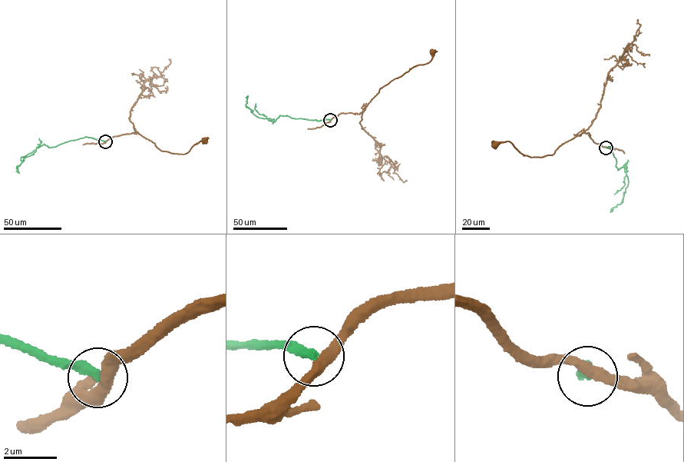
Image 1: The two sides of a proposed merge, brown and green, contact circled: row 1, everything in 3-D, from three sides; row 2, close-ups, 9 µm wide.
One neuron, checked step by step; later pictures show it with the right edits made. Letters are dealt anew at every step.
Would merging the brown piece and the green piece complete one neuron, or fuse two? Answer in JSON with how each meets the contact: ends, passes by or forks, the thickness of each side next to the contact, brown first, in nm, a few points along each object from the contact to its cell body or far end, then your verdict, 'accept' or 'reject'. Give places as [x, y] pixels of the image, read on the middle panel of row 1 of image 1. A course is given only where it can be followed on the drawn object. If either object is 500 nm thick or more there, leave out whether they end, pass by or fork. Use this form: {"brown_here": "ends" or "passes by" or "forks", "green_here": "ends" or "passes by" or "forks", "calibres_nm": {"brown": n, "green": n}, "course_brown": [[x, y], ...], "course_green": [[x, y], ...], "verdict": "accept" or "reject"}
{"brown_here": "passes by", "green_here": "ends", "calibres_nm": {"brown": 400, "green": 340}, "course_brown": [[330, 120], [342, 113], [359, 114], [380, 88], [414, 67], [428, 62], [432, 51]], "course_green": [[330, 120], [317, 121], [281, 115], [274, 121], [259, 117], [246, 104], [248, 95]], "verdict": "reject"}

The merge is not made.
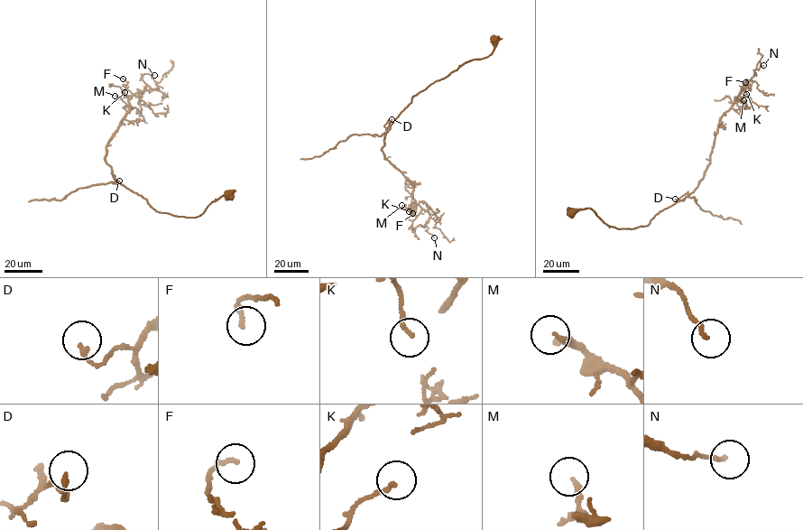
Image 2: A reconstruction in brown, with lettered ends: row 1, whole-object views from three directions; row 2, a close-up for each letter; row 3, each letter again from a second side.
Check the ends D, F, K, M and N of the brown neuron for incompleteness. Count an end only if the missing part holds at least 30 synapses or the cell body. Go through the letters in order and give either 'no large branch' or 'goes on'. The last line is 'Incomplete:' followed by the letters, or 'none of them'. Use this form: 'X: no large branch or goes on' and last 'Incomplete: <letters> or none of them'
D: no large branch
F: no large branch
K: no large branch
M: no large branch
N: no large branch
Incomplete: none of them

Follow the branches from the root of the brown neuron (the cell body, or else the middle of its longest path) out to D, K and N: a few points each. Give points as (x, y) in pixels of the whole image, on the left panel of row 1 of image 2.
D: (228, 195), (212, 200), (199, 216), (179, 217), (157, 211), (141, 195), (113, 182), (119, 181)
K: (228, 195), (199, 216), (179, 217), (157, 211), (115, 179), (106, 155), (130, 106), (124, 92)
N: (228, 195), (179, 217), (113, 177), (106, 144), (129, 98), (150, 88), (143, 74), (154, 75)

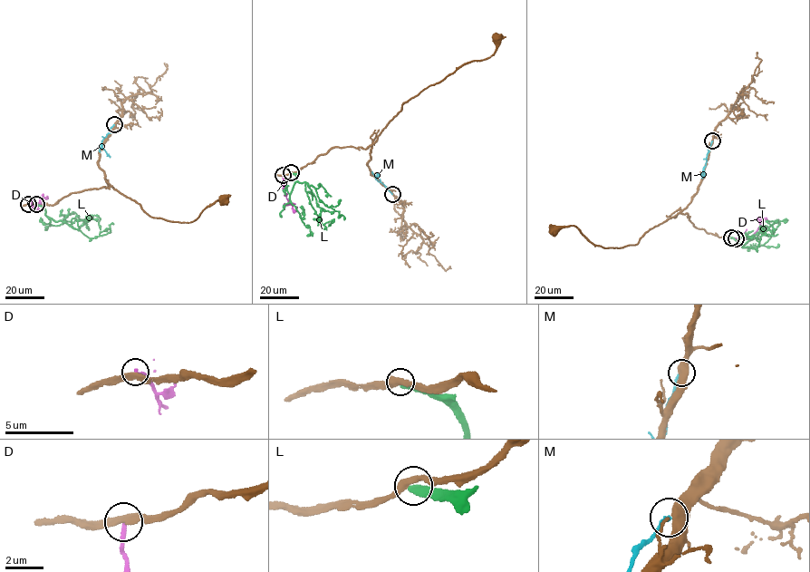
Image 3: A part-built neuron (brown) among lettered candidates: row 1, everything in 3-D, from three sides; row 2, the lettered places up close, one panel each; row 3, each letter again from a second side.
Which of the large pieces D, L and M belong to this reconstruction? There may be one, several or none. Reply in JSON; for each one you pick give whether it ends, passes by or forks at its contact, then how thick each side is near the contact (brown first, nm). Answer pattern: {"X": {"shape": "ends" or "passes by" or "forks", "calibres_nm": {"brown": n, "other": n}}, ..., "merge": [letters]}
{"merge": []}

